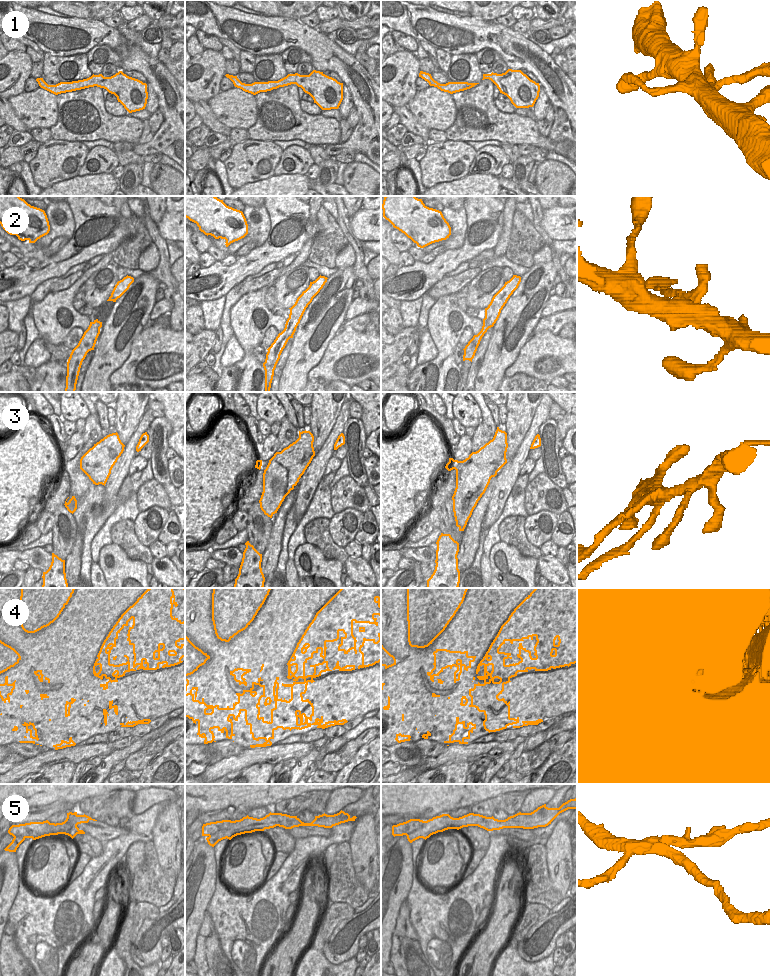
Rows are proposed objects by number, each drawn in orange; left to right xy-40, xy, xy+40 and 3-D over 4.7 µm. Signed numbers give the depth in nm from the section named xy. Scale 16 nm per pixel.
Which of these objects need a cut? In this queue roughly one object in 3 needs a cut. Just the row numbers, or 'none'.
2, 5

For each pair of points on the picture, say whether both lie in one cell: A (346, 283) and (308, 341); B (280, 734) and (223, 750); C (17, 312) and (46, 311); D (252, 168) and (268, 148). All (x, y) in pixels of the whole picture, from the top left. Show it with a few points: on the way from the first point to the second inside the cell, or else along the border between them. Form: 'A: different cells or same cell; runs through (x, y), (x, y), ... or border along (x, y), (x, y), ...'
A: same cell; runs through (335, 297), (317, 327)
B: different cells; border along (216, 741), (231, 740), (244, 748)
C: different cells; border along (46, 295), (31, 305), (30, 314)
D: same cell; runs through (255, 163), (265, 153)

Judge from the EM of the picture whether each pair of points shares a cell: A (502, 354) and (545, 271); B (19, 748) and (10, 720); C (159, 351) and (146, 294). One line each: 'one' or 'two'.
A: one
B: two
C: two

